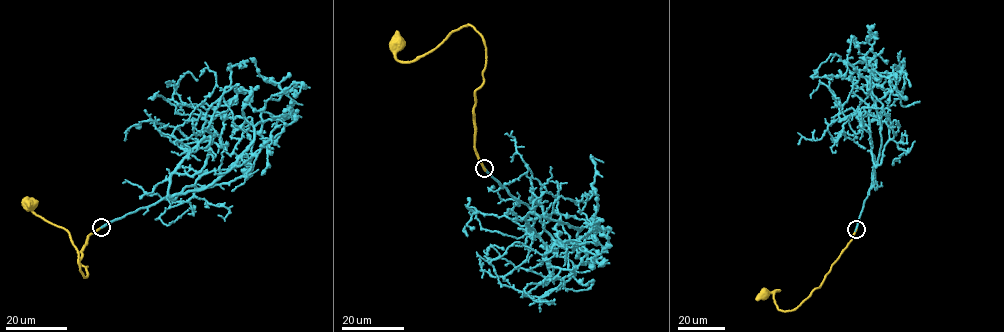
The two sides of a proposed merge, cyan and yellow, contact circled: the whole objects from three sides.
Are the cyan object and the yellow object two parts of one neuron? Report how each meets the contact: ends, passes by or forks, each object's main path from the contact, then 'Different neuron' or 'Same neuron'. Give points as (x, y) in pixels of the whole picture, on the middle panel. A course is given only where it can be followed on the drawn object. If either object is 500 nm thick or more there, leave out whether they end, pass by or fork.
At the ring cyan ends. At the ring yellow ends. Course of cyan: (484, 168), (532, 211), (582, 228), (576, 236), (585, 251), (557, 233), (544, 257), (550, 275), (543, 284). Course of yellow: (484, 168), (473, 118), (487, 60), (481, 35), (468, 25), (403, 62), (396, 57), (397, 44). Different neuron

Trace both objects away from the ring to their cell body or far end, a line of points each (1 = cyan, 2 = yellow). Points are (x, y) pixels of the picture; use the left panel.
1: (101, 227), (203, 190), (237, 160), (262, 123), (255, 133), (244, 115), (251, 92), (237, 88), (227, 101)
2: (101, 227), (88, 236), (81, 252), (79, 263), (88, 274), (84, 277), (69, 232), (37, 215), (29, 204)

